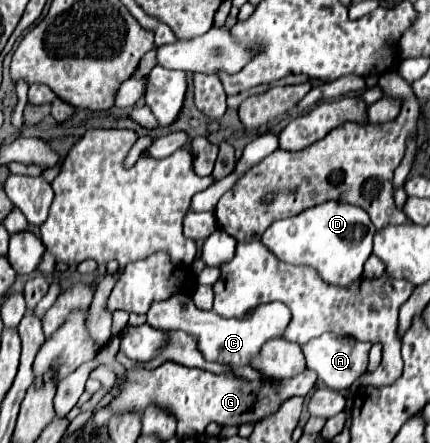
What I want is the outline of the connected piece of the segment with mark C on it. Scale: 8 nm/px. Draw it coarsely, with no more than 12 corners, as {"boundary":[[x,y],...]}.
{"boundary":[[185,294],[155,302],[147,324],[185,330],[205,360],[247,366],[281,338],[289,308],[259,306],[245,320],[197,310]]}

